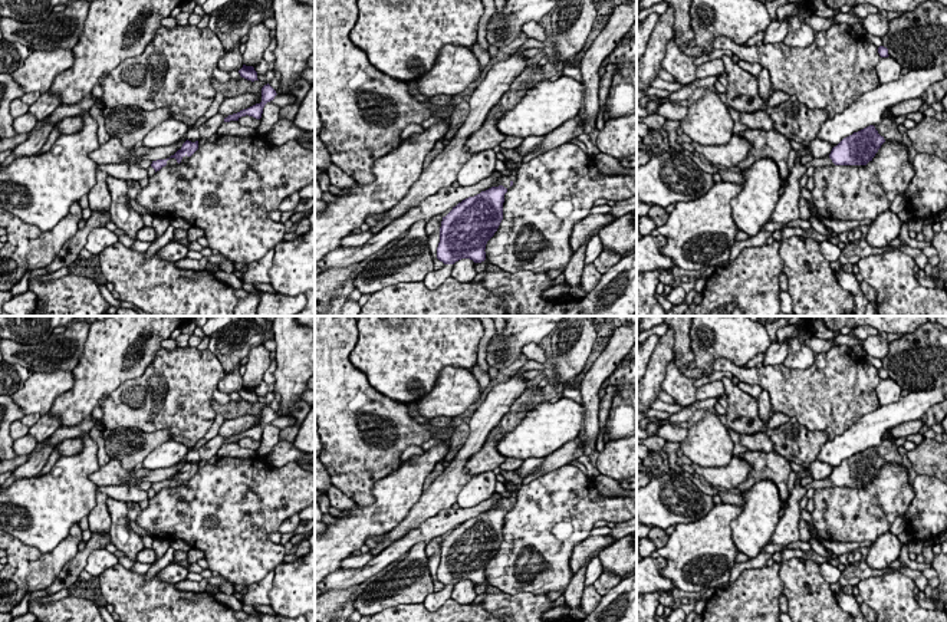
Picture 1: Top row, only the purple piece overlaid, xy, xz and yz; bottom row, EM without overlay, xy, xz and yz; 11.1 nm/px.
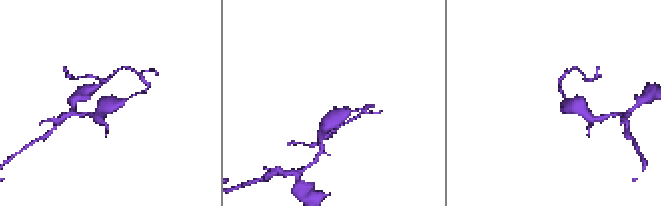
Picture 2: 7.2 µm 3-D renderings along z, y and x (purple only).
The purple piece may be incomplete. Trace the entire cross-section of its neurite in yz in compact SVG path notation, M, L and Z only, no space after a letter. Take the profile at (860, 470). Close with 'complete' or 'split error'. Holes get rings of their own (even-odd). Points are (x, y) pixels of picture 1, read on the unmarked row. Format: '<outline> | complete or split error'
M869 447L844 460L832 470L829 480L835 487L867 487L884 464L884 458Z | complete

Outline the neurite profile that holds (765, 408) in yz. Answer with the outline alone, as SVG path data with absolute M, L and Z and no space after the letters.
M762 389L757 401L757 409L759 409L759 417L762 421L769 421L770 417L773 415L773 408L770 402L770 395L767 391Z

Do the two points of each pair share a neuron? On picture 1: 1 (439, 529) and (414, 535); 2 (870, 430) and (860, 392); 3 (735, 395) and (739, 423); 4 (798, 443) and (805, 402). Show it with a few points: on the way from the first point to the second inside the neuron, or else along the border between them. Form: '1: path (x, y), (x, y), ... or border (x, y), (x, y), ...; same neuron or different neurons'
1: path (433, 529), (420, 533); same neuron
2: border (880, 407), (861, 415), (838, 434); different neurons
3: path (739, 402), (742, 415); same neuron
4: border (798, 421), (809, 430), (824, 430), (828, 440); different neurons

